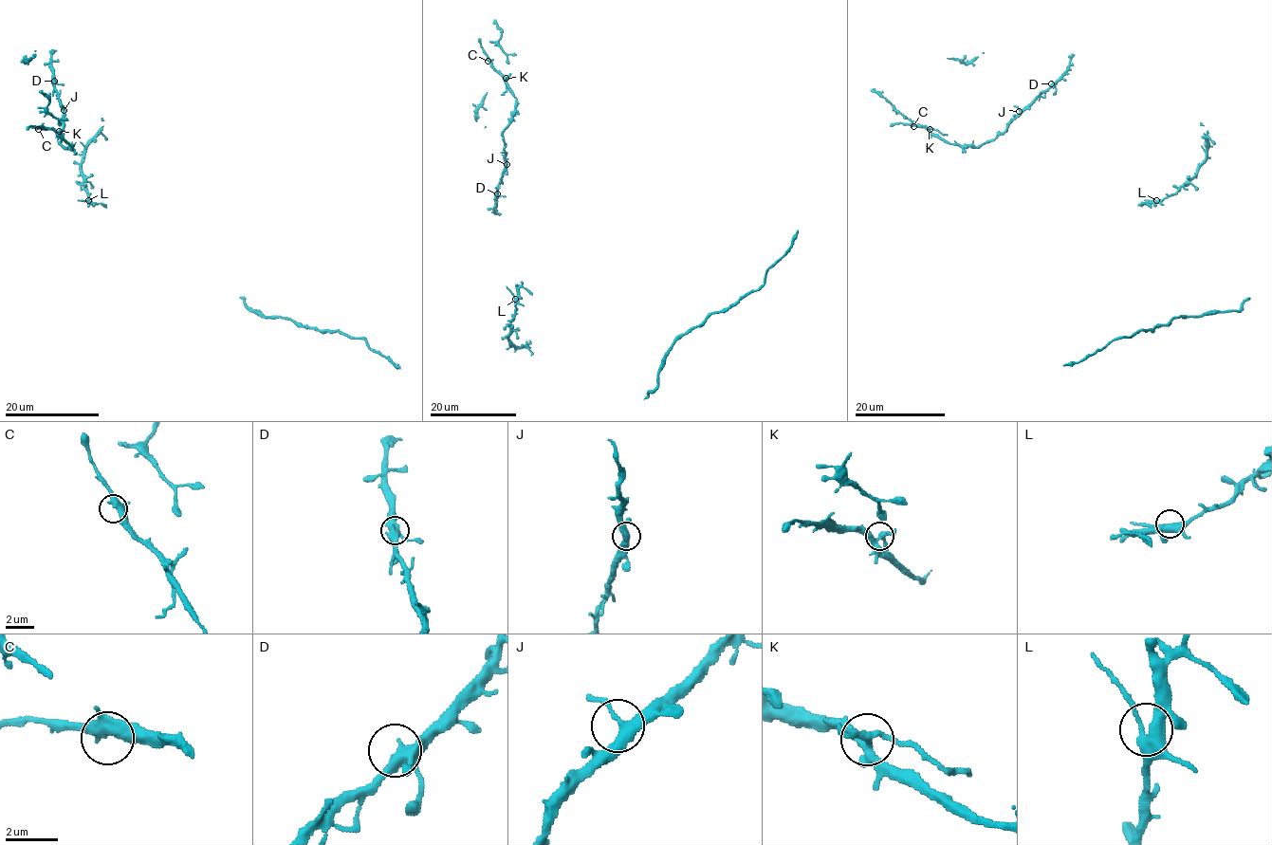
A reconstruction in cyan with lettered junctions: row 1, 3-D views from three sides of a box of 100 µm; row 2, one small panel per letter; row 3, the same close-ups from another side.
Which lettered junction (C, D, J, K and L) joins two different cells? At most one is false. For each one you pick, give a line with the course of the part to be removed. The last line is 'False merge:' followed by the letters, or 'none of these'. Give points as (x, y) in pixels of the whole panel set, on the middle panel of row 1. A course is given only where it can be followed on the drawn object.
K: course (506, 78), (506, 89), (501, 95)
False merge: K

